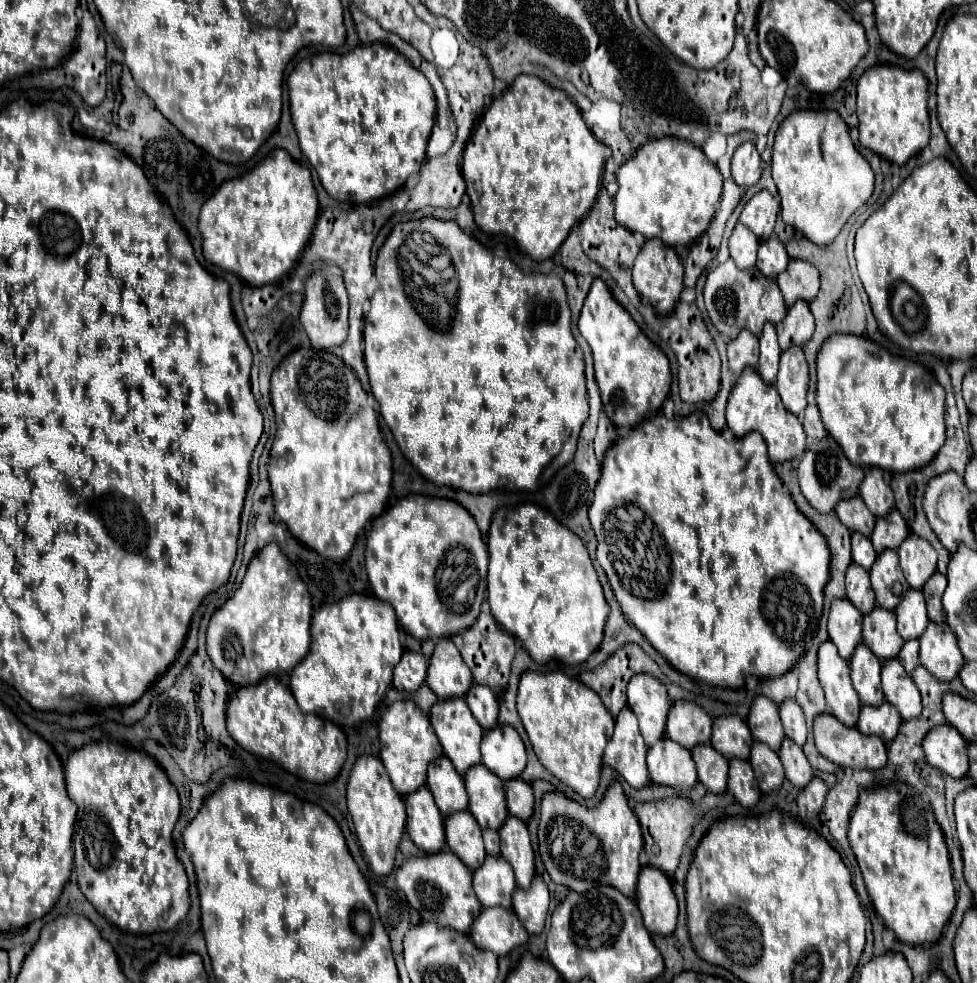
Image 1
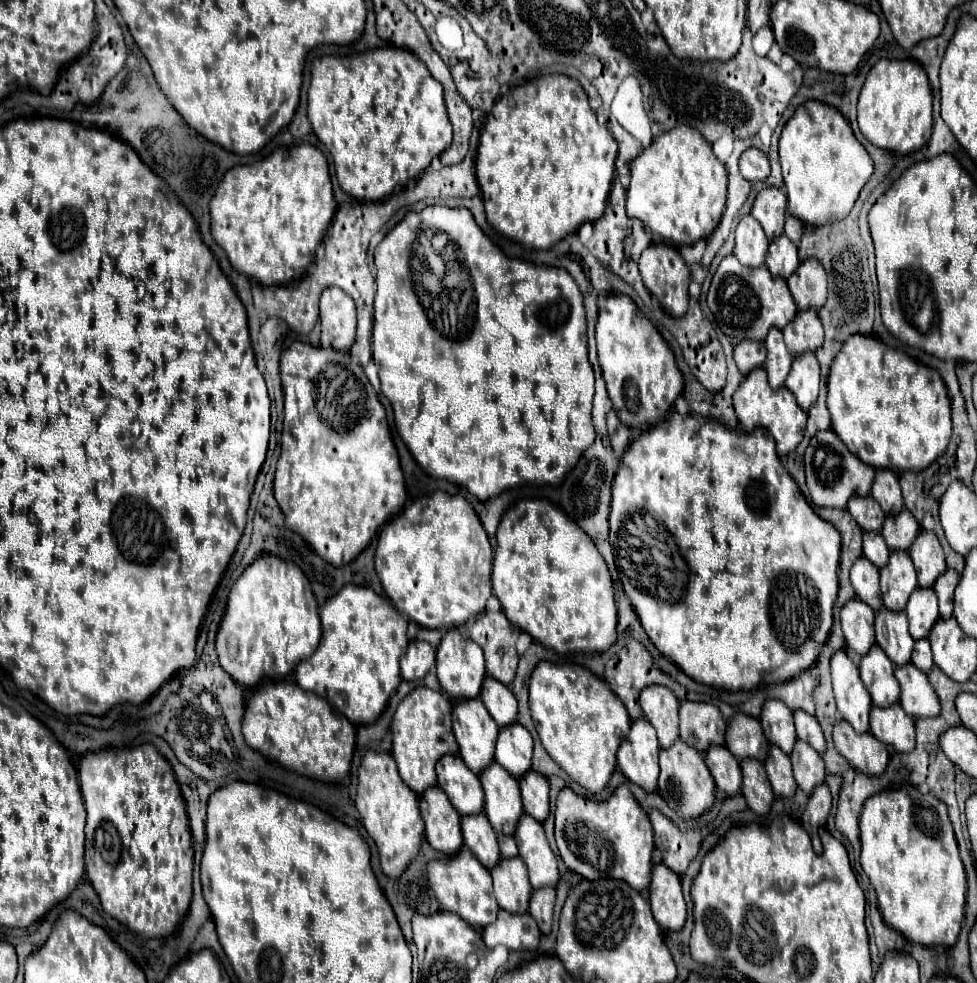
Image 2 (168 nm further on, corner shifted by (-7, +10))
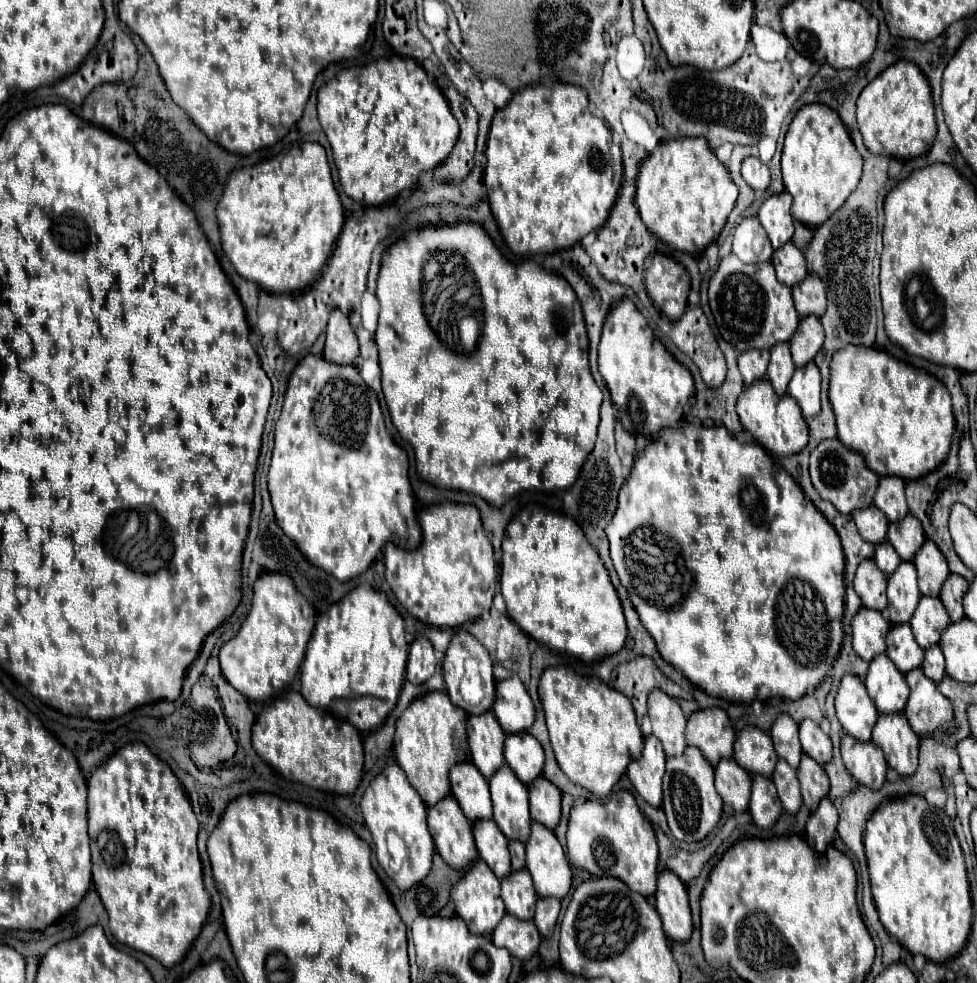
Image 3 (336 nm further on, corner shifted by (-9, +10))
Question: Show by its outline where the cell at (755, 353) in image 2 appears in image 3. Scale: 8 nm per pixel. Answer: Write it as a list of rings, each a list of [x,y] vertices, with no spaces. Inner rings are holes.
[[[747,350],[739,356],[739,370],[749,386],[753,380],[763,378],[769,364],[769,350]]]

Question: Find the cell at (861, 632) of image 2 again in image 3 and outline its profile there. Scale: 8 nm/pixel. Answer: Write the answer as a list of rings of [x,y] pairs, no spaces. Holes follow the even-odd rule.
[[[861,608],[853,620],[853,650],[865,660],[871,662],[875,656],[885,652],[885,634],[889,632],[889,622],[881,612],[871,608]]]

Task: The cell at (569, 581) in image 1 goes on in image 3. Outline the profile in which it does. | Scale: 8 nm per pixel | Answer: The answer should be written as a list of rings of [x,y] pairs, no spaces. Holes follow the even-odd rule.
[[[541,506],[525,508],[507,524],[499,584],[507,604],[507,614],[521,626],[521,630],[525,630],[527,636],[551,650],[577,656],[583,662],[593,662],[619,652],[625,644],[625,616],[609,574],[595,548],[587,542],[583,530],[565,514],[549,512]]]

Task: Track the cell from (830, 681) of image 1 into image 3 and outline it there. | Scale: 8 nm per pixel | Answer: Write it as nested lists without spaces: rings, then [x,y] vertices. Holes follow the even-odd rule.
[[[845,674],[835,696],[837,718],[847,734],[853,738],[867,742],[871,740],[871,730],[879,716],[873,700],[869,698],[865,684],[861,678],[853,674]]]

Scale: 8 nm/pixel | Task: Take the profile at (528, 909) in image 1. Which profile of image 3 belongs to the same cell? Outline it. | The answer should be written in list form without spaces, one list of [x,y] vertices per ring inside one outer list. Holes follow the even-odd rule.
[[[547,896],[547,898],[537,898],[537,906],[535,906],[535,918],[533,922],[537,924],[537,928],[541,930],[541,936],[543,938],[549,938],[555,930],[555,924],[557,924],[557,918],[559,918],[559,900],[553,898],[553,896]]]

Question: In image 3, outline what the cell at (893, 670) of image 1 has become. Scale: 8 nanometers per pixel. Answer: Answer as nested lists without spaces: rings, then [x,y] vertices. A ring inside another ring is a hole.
[[[921,668],[905,674],[911,688],[905,716],[911,728],[919,736],[927,736],[935,730],[953,730],[953,708],[951,702],[937,690],[937,684],[925,678]]]

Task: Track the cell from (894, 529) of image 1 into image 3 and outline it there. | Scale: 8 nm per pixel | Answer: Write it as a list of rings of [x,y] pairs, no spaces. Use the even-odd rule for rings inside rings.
[[[907,514],[901,522],[891,522],[887,530],[887,540],[893,544],[897,554],[903,560],[913,560],[913,554],[921,548],[925,542],[925,534],[921,528],[921,522]]]

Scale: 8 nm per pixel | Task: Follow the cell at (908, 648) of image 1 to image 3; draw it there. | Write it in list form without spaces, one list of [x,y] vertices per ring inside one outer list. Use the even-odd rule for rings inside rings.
[[[931,646],[925,650],[925,660],[923,660],[921,668],[923,668],[925,676],[935,682],[939,682],[945,676],[945,658],[943,658],[939,646]]]

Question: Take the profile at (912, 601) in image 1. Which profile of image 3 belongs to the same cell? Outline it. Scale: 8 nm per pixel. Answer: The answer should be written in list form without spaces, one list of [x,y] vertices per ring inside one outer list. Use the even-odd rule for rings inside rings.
[[[921,596],[909,624],[913,628],[913,636],[915,636],[917,644],[921,648],[929,648],[929,646],[937,644],[937,638],[941,636],[945,626],[949,626],[951,622],[949,622],[949,616],[945,614],[945,608],[939,602],[939,598]]]

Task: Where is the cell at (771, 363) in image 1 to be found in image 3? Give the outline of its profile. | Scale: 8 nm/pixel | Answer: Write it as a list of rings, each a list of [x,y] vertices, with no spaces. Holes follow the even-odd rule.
[[[777,342],[771,348],[771,360],[769,360],[769,368],[767,368],[767,380],[773,384],[777,396],[783,396],[787,392],[787,384],[793,376],[793,370],[795,370],[795,364],[791,360],[789,344]]]

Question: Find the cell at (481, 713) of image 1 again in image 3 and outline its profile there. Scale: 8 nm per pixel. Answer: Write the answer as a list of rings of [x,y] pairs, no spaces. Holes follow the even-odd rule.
[[[505,678],[505,680],[497,682],[495,690],[497,690],[497,696],[495,696],[495,704],[493,704],[493,714],[495,714],[495,718],[499,720],[501,728],[503,728],[507,734],[517,734],[517,732],[521,732],[521,730],[527,730],[527,728],[533,724],[535,708],[533,708],[533,702],[531,702],[527,690],[523,688],[521,680],[519,680],[519,678]]]

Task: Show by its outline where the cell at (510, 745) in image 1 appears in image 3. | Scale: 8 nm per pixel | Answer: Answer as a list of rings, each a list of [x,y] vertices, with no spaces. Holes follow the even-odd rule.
[[[509,734],[505,740],[505,762],[509,768],[521,778],[521,782],[529,784],[537,778],[543,770],[543,748],[541,744],[529,734]]]

